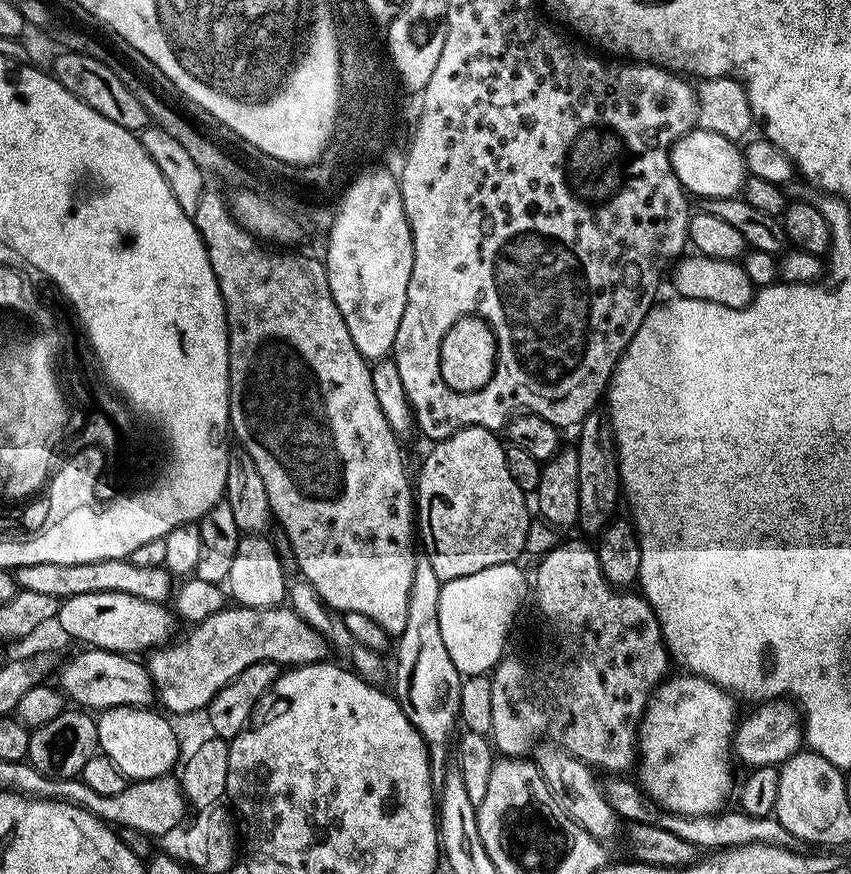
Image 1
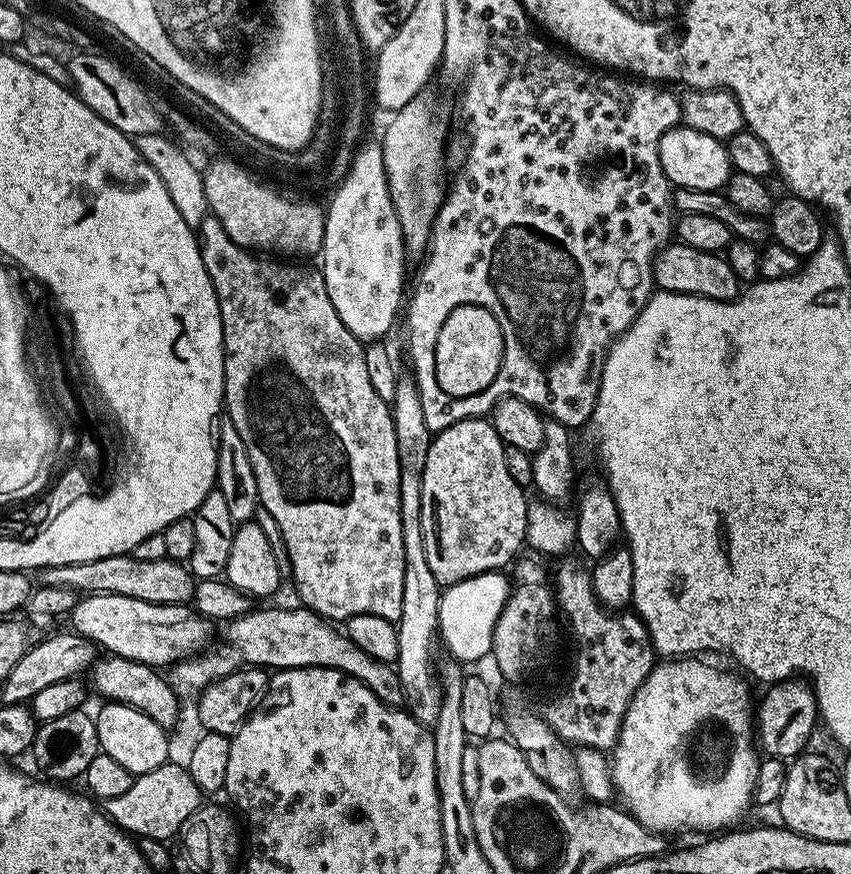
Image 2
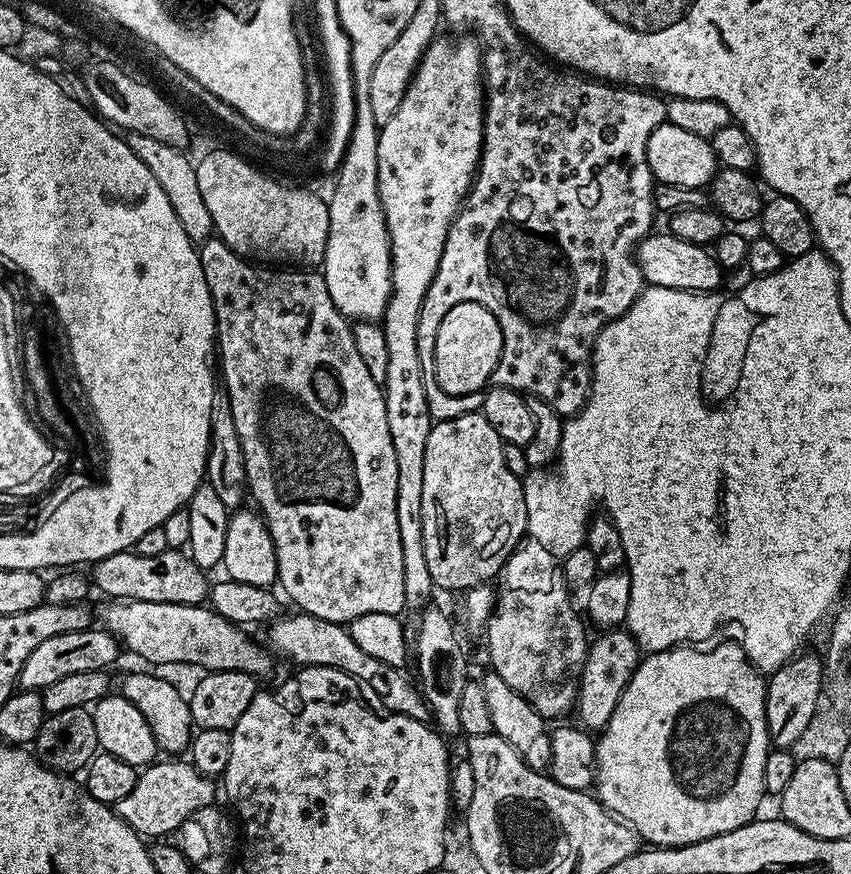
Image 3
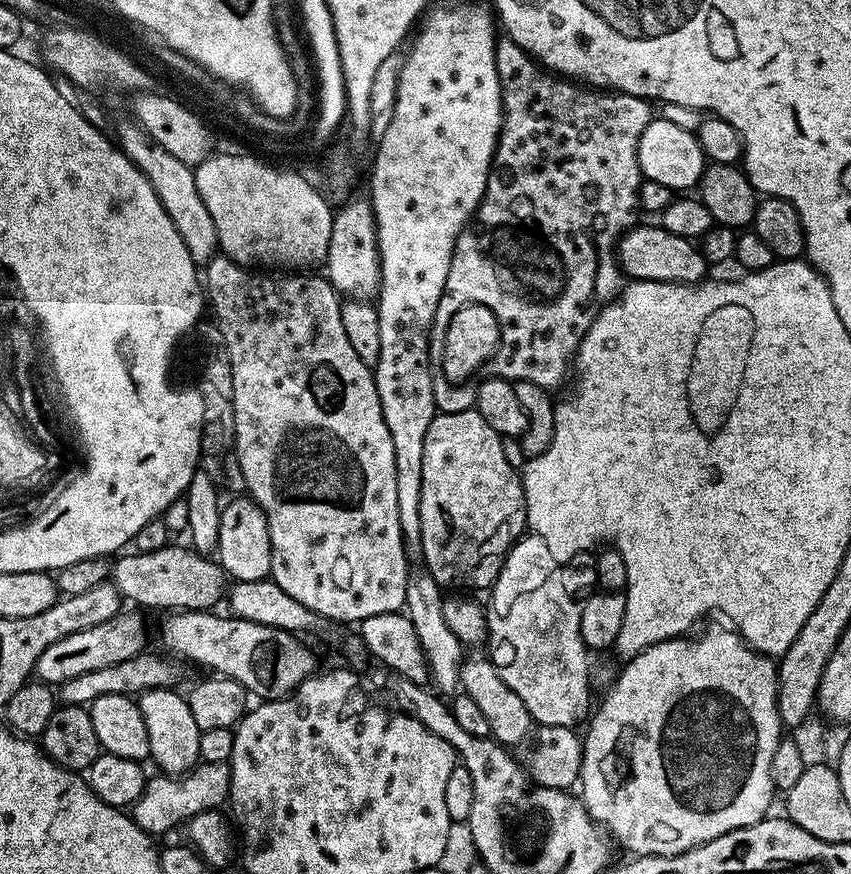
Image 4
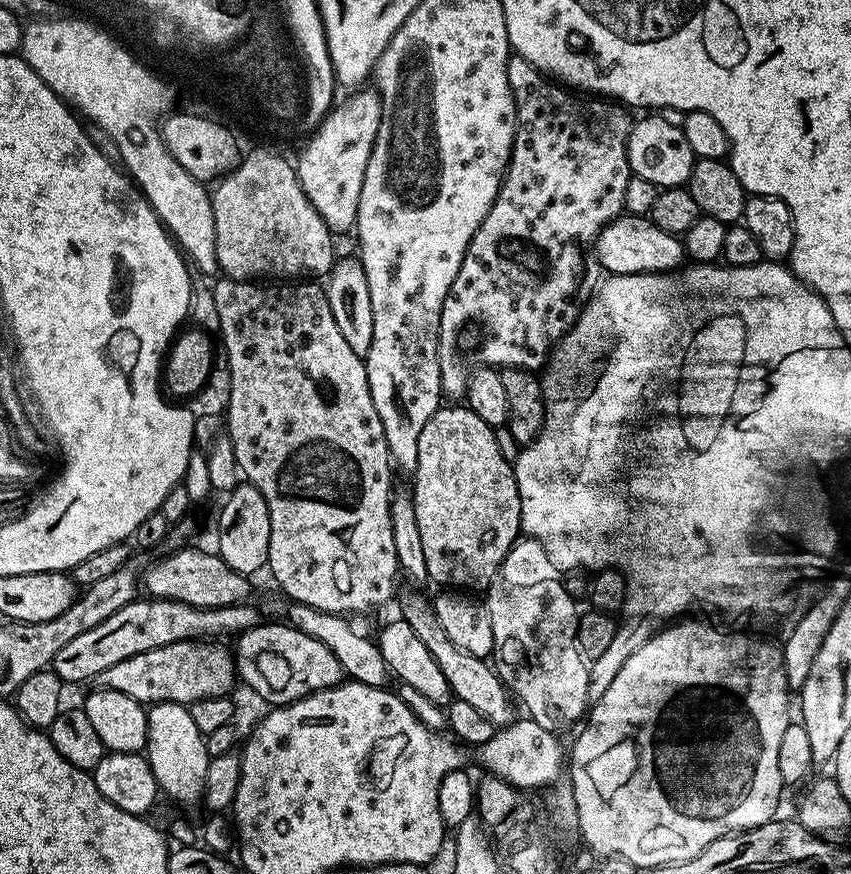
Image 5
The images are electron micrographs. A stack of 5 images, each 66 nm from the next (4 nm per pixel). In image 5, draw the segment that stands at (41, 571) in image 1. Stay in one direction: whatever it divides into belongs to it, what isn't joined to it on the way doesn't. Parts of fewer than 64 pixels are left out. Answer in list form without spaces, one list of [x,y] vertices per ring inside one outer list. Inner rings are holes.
[[[185,546],[169,551],[168,556],[161,558],[157,564],[152,564],[142,572],[142,588],[149,597],[157,600],[177,600],[183,604],[189,604],[195,608],[217,608],[218,606],[230,606],[231,604],[243,604],[249,599],[248,583],[249,577],[243,576],[238,570],[234,570],[224,557],[215,551],[203,552],[200,548]]]

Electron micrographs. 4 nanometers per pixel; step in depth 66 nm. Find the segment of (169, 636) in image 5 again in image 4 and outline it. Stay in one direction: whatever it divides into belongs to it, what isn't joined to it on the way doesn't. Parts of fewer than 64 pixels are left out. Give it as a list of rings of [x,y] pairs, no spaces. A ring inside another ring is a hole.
[[[121,610],[110,622],[102,622],[102,626],[93,626],[90,630],[82,630],[82,634],[70,634],[54,642],[54,646],[47,647],[42,658],[38,658],[35,679],[59,686],[70,678],[78,678],[78,674],[90,674],[90,670],[102,670],[102,666],[114,666],[141,655],[147,649],[144,647],[148,644],[148,628],[139,616],[141,613],[136,612]]]

